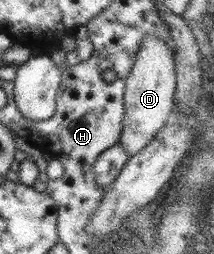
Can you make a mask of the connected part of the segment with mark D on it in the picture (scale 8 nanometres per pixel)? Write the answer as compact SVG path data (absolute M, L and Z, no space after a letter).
M145 34L139 45L133 66L125 78L123 92L124 113L118 144L127 157L135 157L139 151L145 149L147 143L153 140L155 133L164 127L173 114L176 84L173 55L171 49L161 43L161 39L153 39L151 34Z

